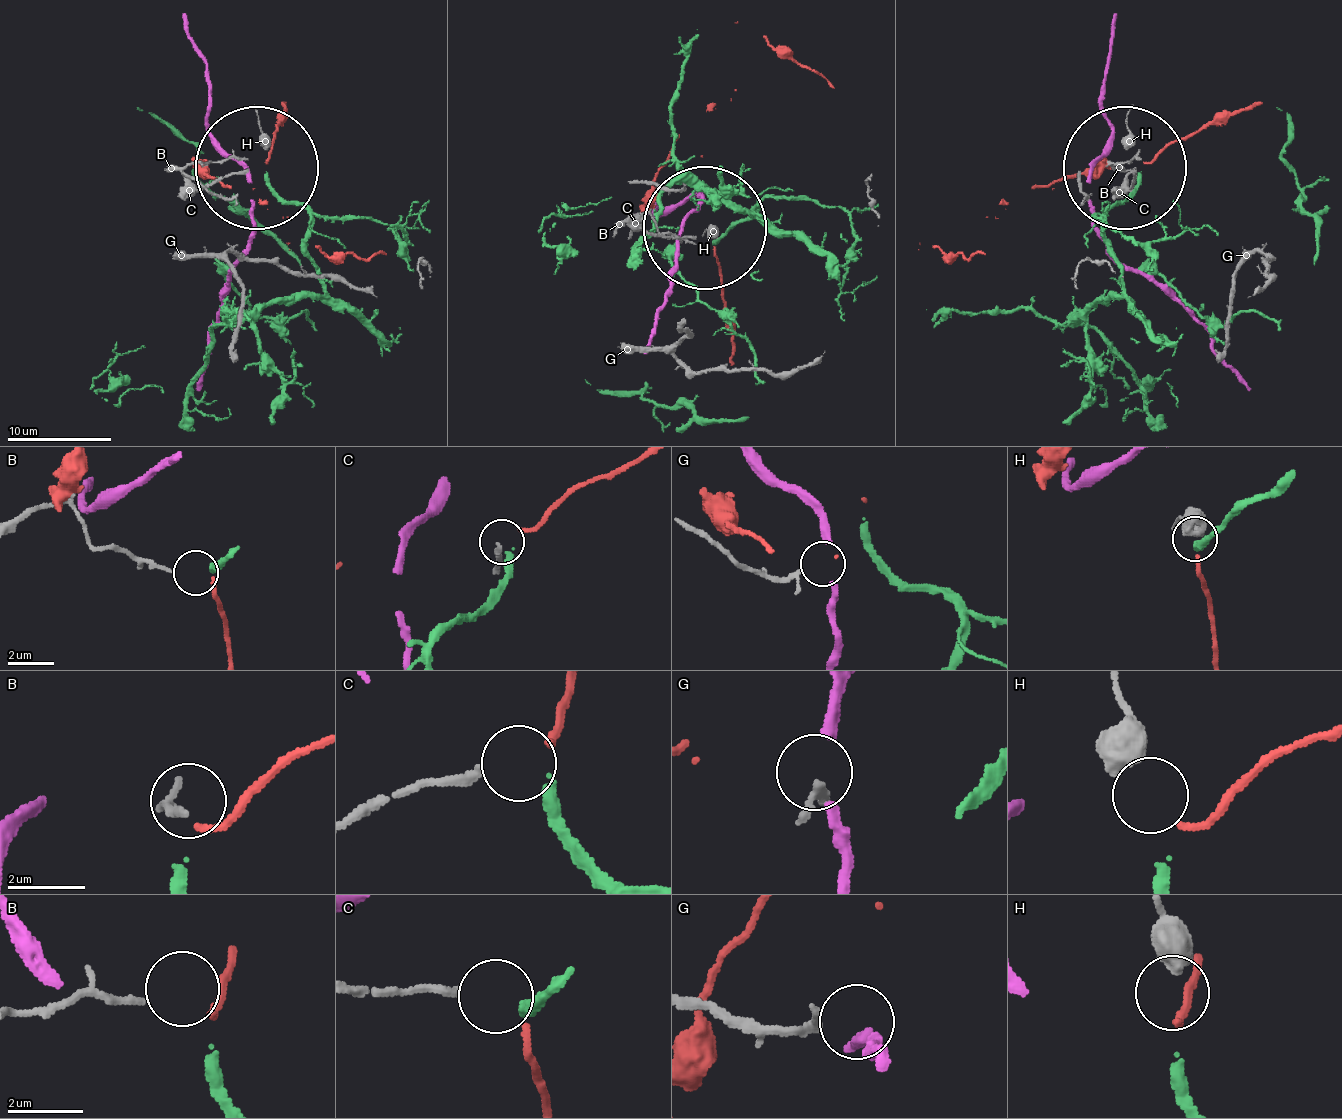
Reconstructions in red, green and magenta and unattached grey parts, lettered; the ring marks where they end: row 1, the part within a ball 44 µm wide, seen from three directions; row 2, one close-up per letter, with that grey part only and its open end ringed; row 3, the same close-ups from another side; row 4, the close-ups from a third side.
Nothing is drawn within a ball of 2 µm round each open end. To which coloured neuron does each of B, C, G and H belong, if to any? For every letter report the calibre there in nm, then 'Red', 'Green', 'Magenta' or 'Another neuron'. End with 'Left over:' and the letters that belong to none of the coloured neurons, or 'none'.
B: Thickness 170 nm. Another neuron
C: Thickness 240 nm. Green
G: Thickness 240 nm. Another neuron
H: Thickness 650 nm. Red
Left over: B, G

